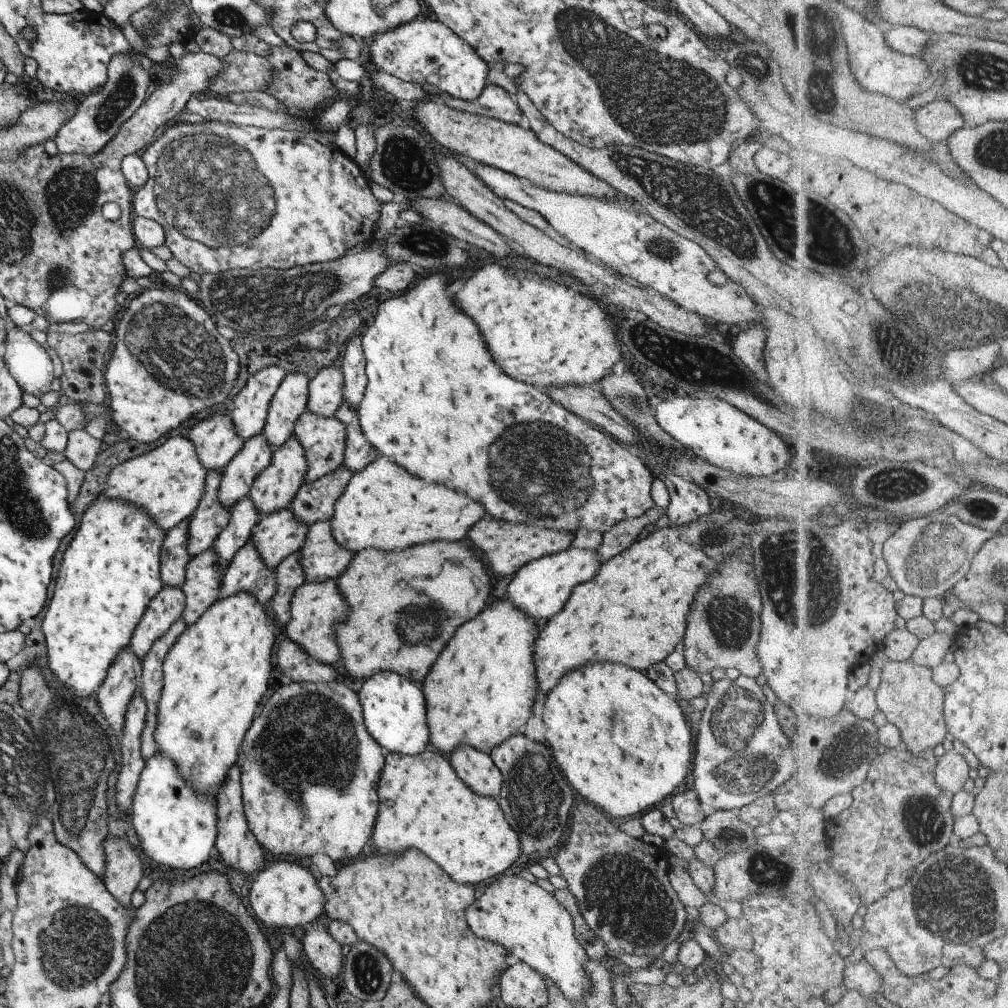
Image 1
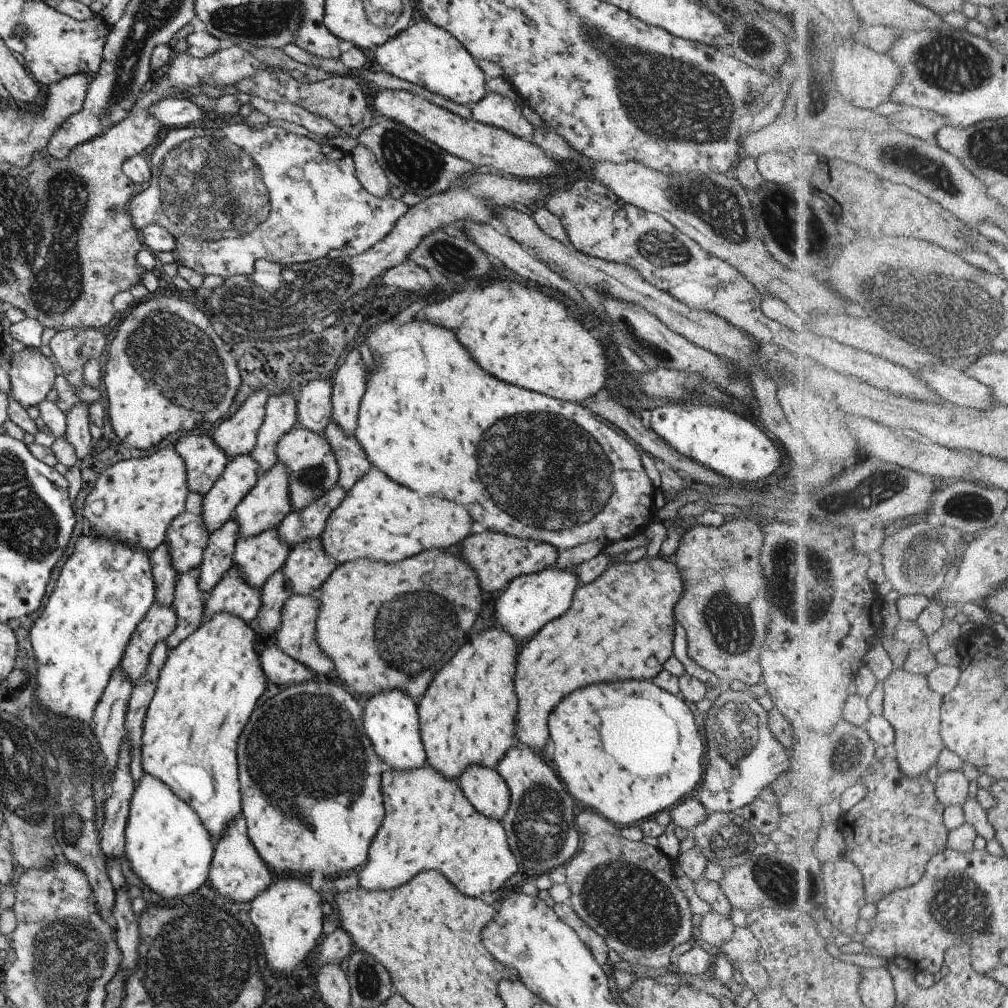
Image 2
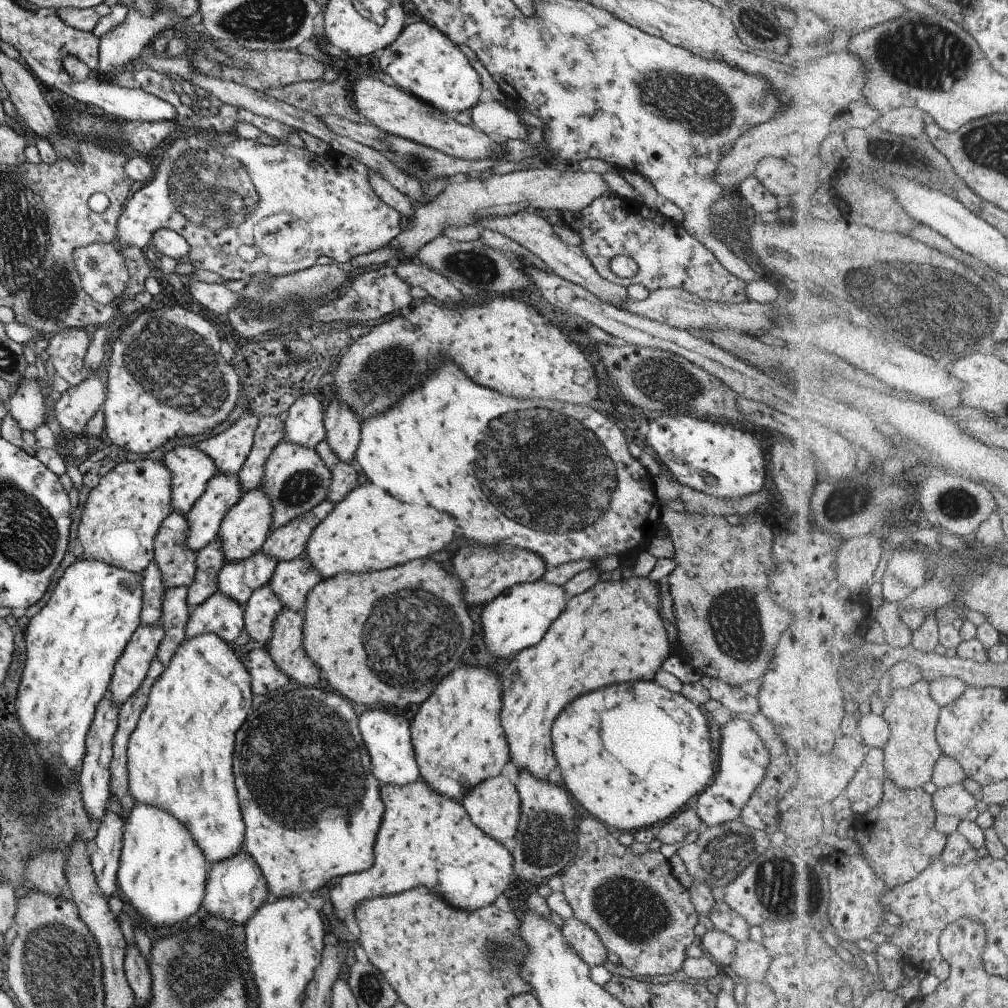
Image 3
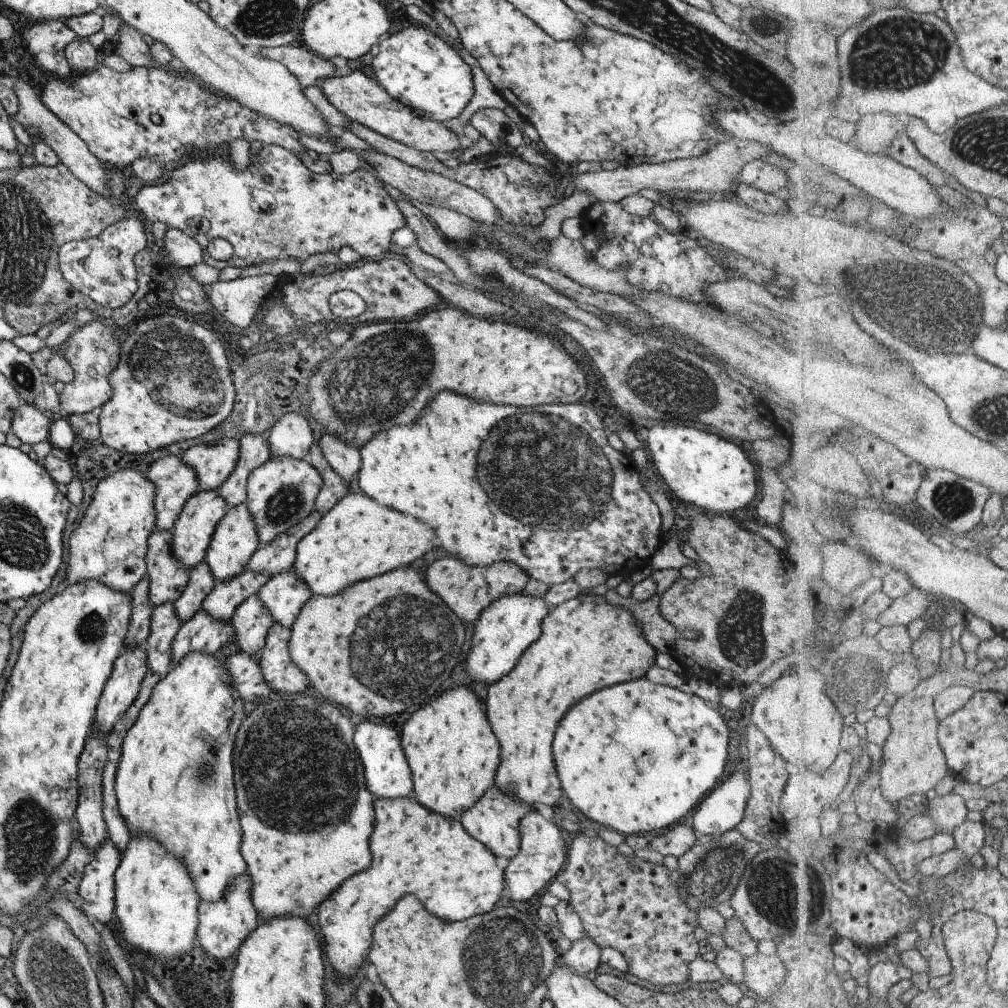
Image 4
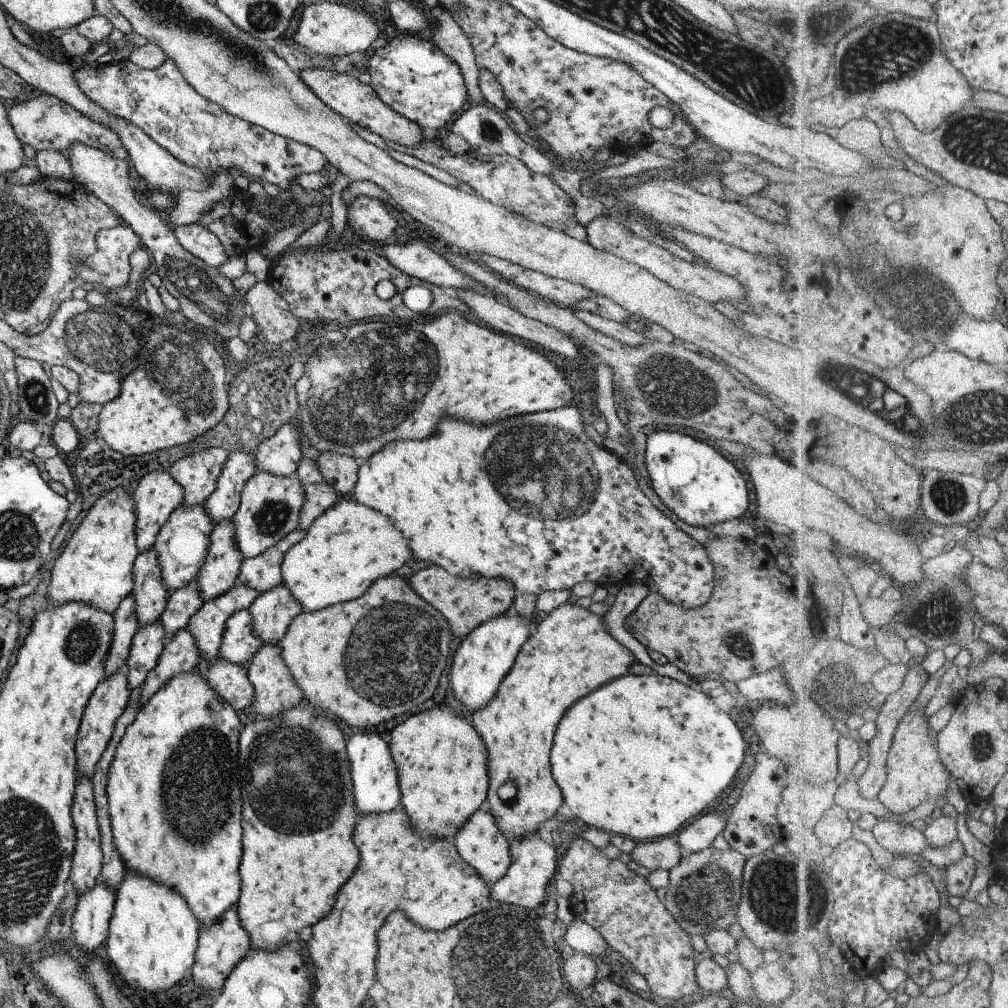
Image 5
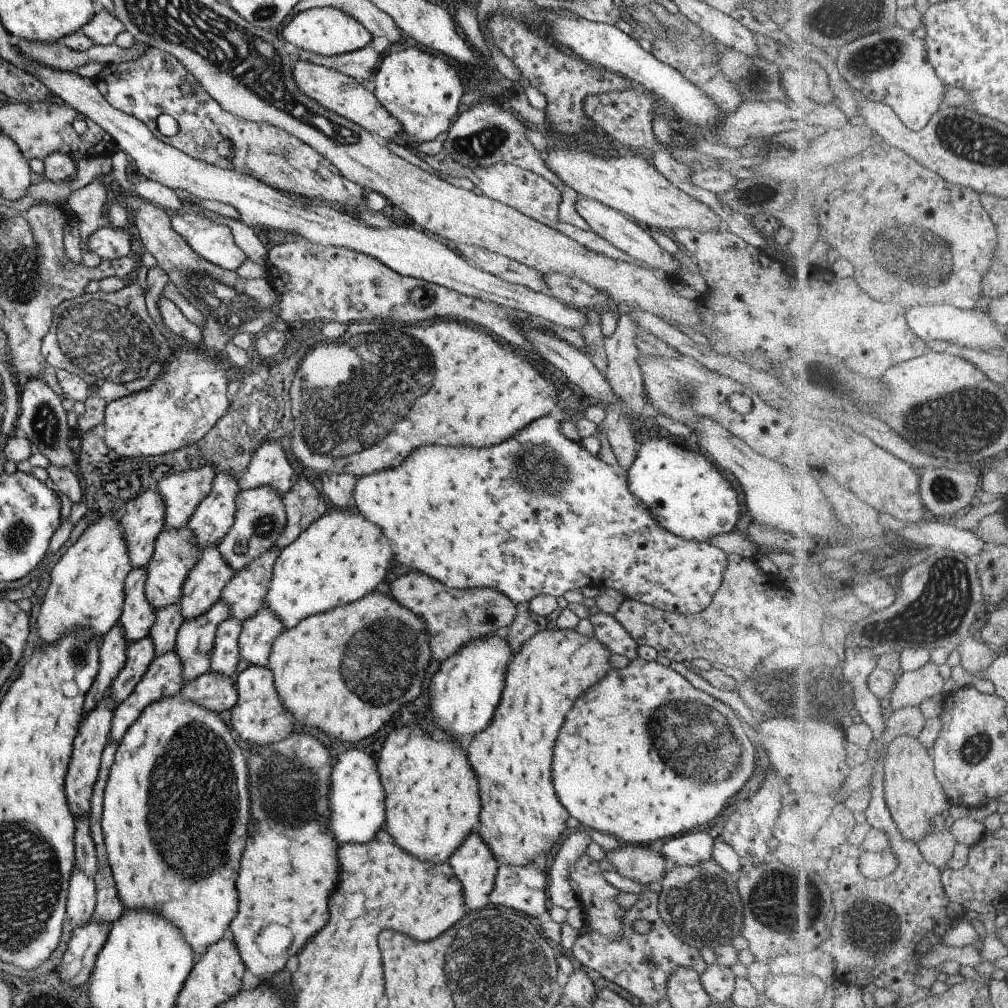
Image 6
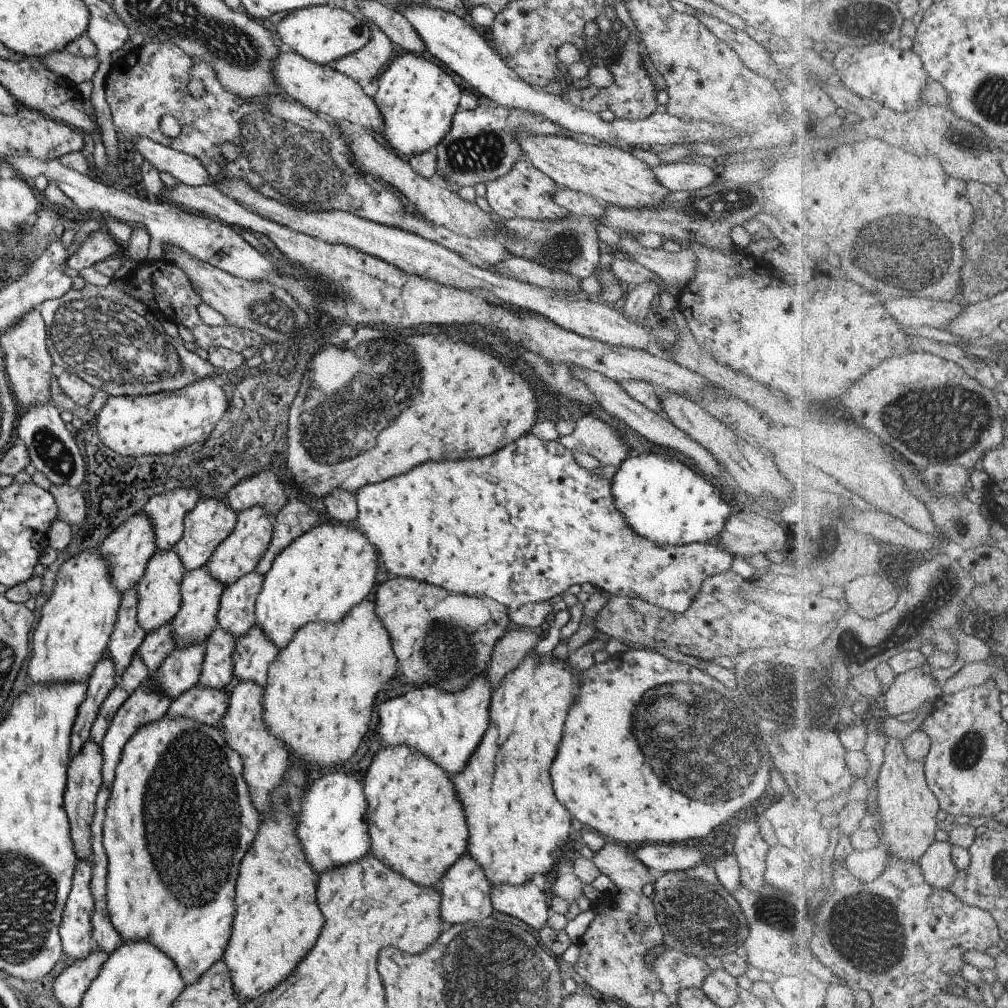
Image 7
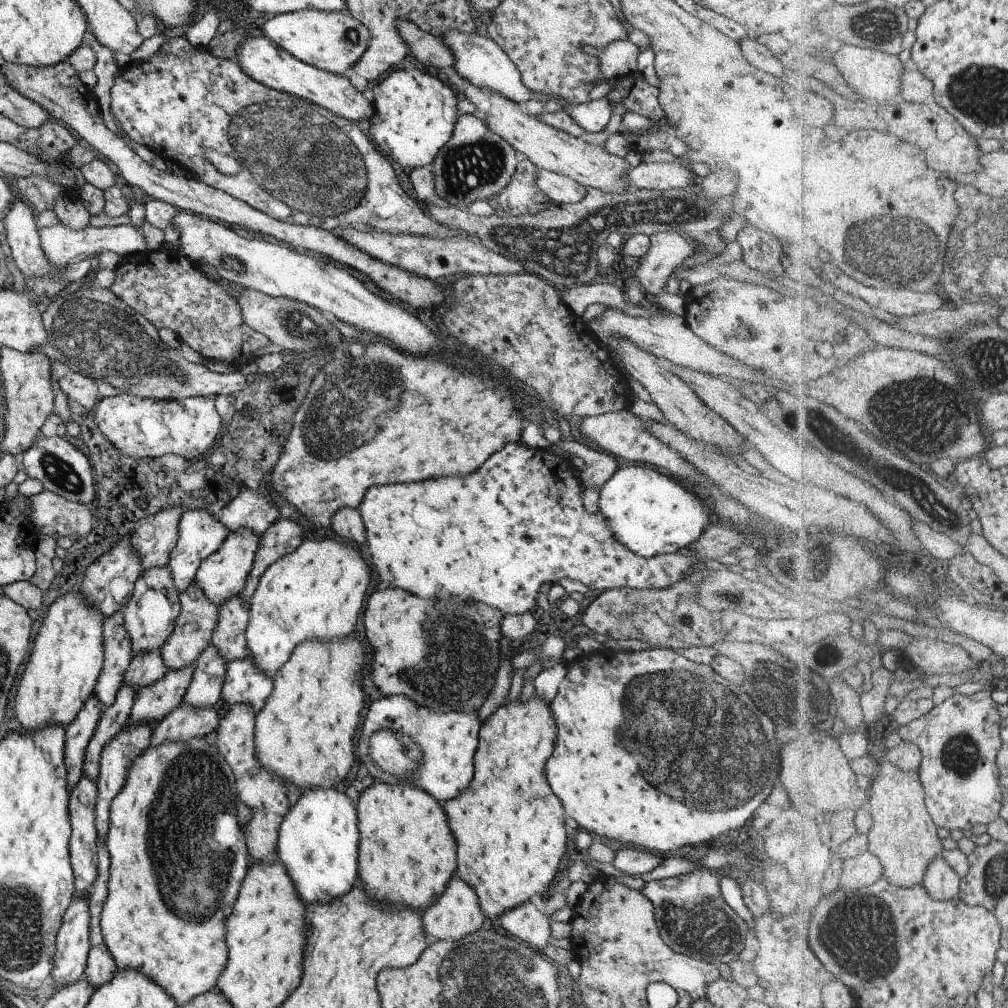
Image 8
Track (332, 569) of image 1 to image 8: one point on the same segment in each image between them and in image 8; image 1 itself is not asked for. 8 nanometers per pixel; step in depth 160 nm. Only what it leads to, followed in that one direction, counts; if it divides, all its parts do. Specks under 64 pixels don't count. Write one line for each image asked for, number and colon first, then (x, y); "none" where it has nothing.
2: (307, 566)
3: (291, 580)
4: (283, 594)
5: (271, 612)
6: (255, 638)
7: (252, 653)
8: (244, 682)

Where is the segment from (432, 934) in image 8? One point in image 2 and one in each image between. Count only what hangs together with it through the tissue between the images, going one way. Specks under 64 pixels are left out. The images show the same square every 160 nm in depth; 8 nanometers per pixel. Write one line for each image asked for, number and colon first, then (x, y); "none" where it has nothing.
2: (485, 790)
3: (493, 804)
4: (493, 820)
5: (481, 844)
6: (475, 867)
7: (464, 890)

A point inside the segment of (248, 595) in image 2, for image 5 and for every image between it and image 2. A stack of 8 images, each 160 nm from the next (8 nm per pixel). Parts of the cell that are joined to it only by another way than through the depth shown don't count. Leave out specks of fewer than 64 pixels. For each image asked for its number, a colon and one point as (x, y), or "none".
3: (218, 614)
4: (201, 633)
5: (180, 653)

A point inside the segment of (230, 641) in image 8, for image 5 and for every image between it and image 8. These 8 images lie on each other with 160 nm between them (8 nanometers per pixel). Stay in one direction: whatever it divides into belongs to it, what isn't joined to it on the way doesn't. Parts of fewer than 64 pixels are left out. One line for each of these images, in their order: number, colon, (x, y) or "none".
5: (262, 572)
6: (244, 593)
7: (234, 615)

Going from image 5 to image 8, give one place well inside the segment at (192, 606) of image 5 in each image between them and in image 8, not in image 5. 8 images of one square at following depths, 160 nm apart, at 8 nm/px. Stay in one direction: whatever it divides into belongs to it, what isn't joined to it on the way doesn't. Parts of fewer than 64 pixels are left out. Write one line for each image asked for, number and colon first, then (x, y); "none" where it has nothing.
6: (168, 619)
7: (158, 644)
8: (146, 667)

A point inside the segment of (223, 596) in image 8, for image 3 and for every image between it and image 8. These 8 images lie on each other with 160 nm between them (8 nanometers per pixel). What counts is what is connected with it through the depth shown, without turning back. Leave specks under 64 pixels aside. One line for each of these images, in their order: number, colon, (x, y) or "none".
3: (295, 479)
4: (280, 492)
5: (269, 507)
6: (259, 518)
7: (238, 554)

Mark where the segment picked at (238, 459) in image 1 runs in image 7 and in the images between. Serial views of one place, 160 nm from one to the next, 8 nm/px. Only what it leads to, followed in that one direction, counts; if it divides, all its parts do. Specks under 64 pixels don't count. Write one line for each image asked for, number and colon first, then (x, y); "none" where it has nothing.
2: (239, 475)
3: (222, 491)
4: (193, 528)
5: (181, 544)
6: (176, 551)
7: (158, 596)

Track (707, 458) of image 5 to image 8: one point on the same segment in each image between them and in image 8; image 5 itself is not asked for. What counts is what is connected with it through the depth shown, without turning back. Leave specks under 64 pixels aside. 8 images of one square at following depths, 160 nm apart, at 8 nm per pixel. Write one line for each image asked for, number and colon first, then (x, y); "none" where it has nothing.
6: (685, 494)
7: (660, 499)
8: (649, 512)

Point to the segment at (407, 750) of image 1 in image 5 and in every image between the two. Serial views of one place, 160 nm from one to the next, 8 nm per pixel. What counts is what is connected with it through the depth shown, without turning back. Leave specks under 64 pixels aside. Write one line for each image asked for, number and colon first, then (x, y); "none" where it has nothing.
2: (389, 718)
3: (386, 736)
4: (387, 775)
5: (373, 774)

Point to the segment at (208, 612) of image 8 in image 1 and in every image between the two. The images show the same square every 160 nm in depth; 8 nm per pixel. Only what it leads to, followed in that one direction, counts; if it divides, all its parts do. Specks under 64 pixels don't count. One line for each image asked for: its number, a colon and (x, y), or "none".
1: (273, 488)
2: (262, 508)
3: (245, 526)
4: (234, 538)
5: (221, 566)
6: (204, 583)
7: (195, 621)

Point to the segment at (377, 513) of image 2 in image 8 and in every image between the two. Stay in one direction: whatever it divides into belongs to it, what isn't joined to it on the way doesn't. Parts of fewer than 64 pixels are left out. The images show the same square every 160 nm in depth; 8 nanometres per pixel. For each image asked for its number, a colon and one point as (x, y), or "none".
3: (368, 530)
4: (357, 538)
5: (348, 546)
6: (340, 556)
7: (320, 575)
8: (316, 591)

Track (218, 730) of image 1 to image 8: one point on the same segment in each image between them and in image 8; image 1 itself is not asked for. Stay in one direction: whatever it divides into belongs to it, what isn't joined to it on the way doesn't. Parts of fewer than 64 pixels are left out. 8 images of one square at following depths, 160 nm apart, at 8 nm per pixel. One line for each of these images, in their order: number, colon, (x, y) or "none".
2: (206, 689)
3: (178, 756)
4: (173, 782)
5: (172, 789)
6: (173, 841)
7: (179, 815)
8: (164, 914)

